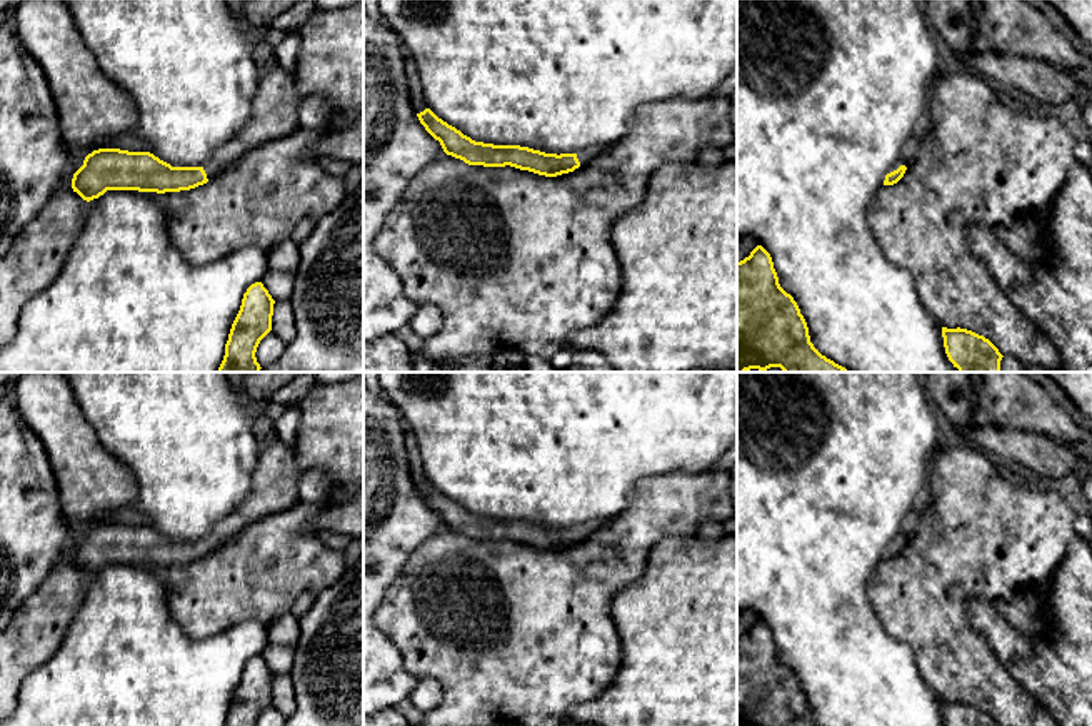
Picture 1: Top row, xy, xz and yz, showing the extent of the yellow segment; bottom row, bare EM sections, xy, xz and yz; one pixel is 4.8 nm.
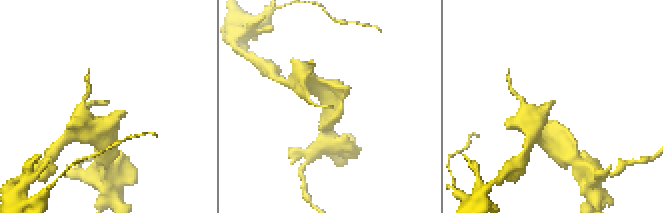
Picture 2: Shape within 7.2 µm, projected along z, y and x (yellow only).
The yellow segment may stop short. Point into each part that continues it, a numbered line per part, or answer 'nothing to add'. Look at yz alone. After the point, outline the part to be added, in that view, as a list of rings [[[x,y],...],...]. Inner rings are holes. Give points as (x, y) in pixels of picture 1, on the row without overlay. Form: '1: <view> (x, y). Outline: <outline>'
1: yz (909, 526). Outline: [[[910,511],[904,519],[899,534],[889,542],[889,547],[897,544],[900,539],[909,541],[917,531],[919,517],[920,514]]]

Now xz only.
1: xz (586, 529). Outline: [[[595,519],[595,521],[589,521],[584,524],[577,524],[577,532],[580,536],[580,541],[587,539],[590,534],[594,534],[595,531],[605,527],[609,524],[609,519]]]

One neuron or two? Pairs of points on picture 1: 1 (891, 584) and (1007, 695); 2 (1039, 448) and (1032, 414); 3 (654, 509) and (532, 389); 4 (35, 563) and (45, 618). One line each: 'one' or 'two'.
1: one
2: two
3: two
4: two

